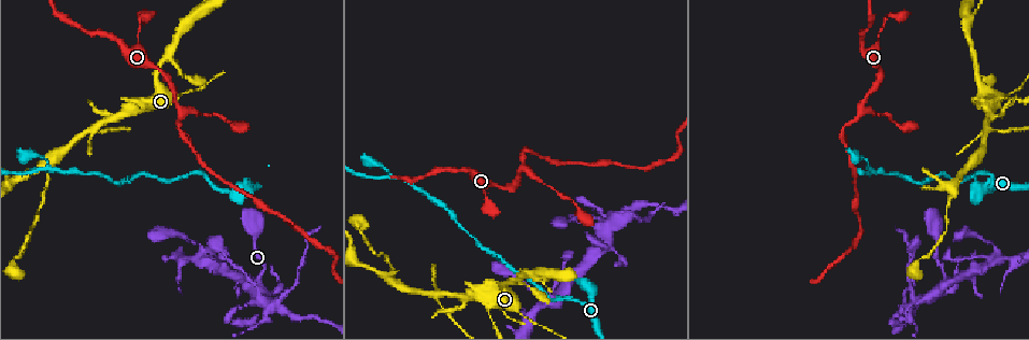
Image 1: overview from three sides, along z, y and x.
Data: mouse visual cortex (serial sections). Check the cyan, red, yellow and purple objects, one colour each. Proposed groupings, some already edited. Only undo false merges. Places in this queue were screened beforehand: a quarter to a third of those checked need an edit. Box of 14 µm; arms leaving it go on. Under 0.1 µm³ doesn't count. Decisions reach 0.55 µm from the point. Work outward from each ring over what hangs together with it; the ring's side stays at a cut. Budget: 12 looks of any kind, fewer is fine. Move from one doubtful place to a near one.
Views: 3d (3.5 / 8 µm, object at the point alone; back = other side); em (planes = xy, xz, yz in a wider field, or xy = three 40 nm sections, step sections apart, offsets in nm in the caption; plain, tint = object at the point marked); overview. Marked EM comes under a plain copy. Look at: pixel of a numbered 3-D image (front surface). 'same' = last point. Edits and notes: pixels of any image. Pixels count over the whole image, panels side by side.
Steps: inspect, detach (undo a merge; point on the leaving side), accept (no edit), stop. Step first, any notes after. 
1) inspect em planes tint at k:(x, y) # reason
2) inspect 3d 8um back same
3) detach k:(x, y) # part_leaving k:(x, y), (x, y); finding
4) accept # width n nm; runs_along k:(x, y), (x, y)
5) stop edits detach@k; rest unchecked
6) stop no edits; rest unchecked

inspect 3d 3.5um at 1:(93, 127) # three-way junction

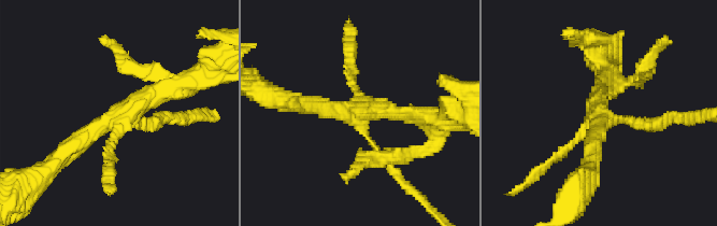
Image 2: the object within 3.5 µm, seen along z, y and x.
inspect em xy step 1 tint at 2:(600, 119) # need the tissue

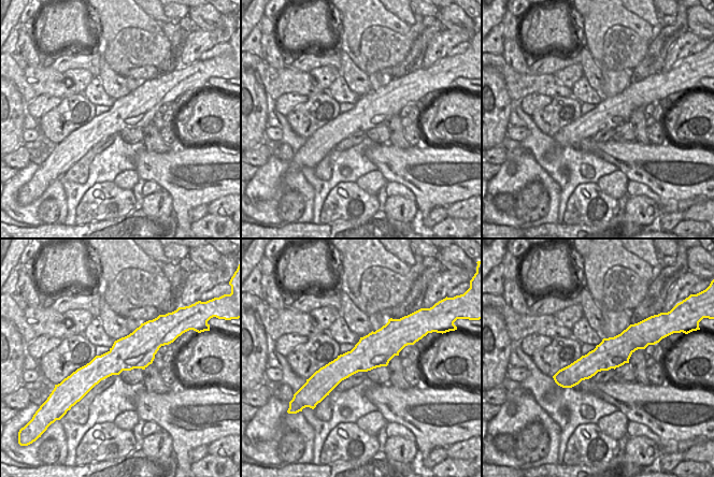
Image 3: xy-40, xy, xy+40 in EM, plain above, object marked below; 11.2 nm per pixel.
detach 2:(156, 118) # a second cell is stuck on

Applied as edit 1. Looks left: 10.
inspect 3d 3.5um at 1:(970, 165) # a fork

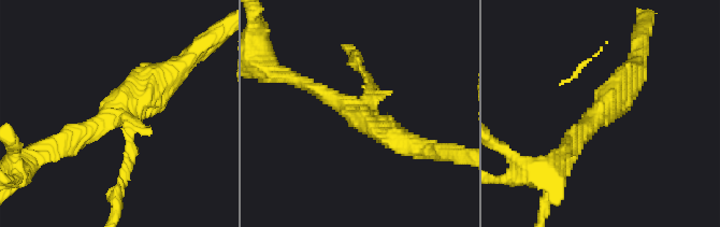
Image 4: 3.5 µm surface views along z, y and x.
inspect em xy step 1 tint at 4:(596, 117)

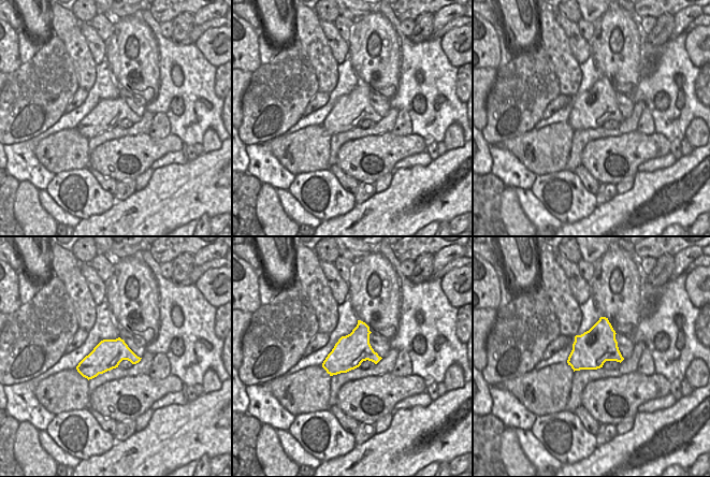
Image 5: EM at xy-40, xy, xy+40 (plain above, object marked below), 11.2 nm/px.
detach 4:(128, 167) # part_leaving 4:(128, 136), (115, 215); two cells meet here

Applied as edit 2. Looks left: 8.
inspect overview # see it whole again

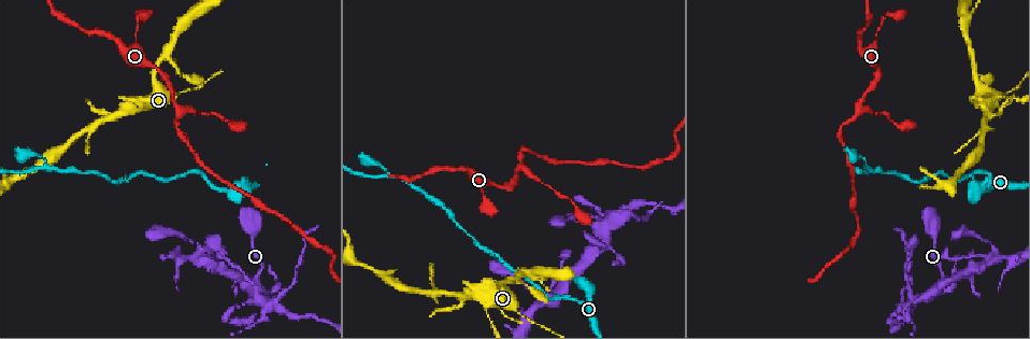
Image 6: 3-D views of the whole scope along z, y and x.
inspect 3d 3.5um at 6:(45, 165) # side arm on a straight run

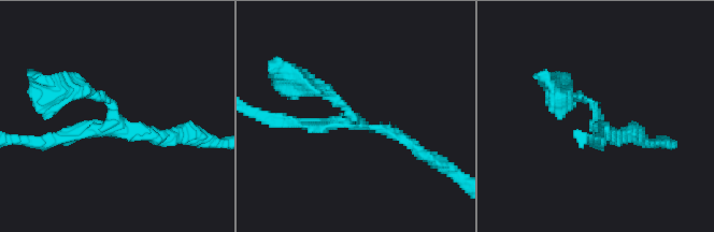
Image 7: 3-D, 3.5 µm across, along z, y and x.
inspect em xy step 2 tint at 7:(599, 126) # arms 3; arm_widths 150, 150, 200 nm

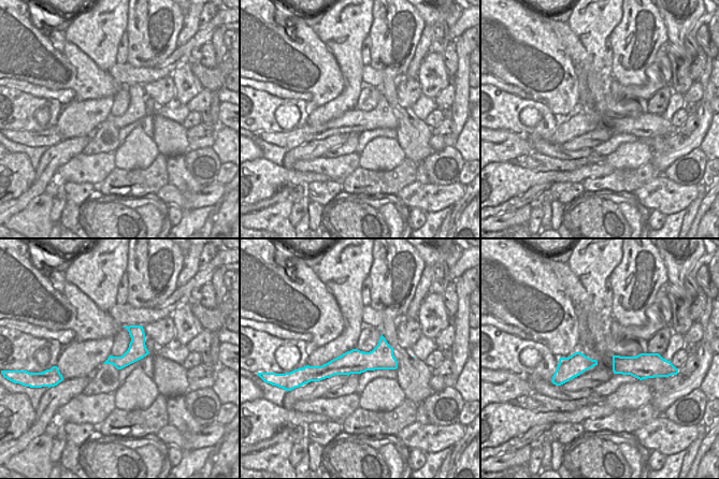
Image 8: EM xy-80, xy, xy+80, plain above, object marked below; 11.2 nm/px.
accept # runs_along 7:(418, 150), (385, 128), (358, 126), (315, 87); one cell here

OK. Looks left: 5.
inspect 3d 3.5um back at 6:(543, 183) # sudden change in width

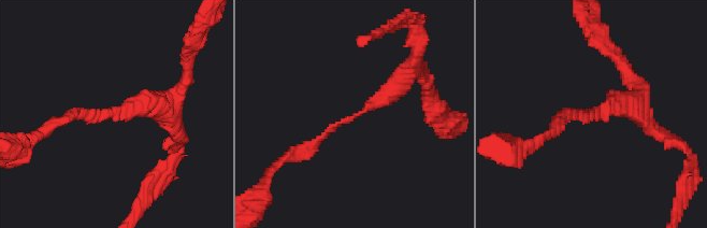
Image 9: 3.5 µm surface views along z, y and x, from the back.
inspect em xy step 1 tint at 9:(352, 116)

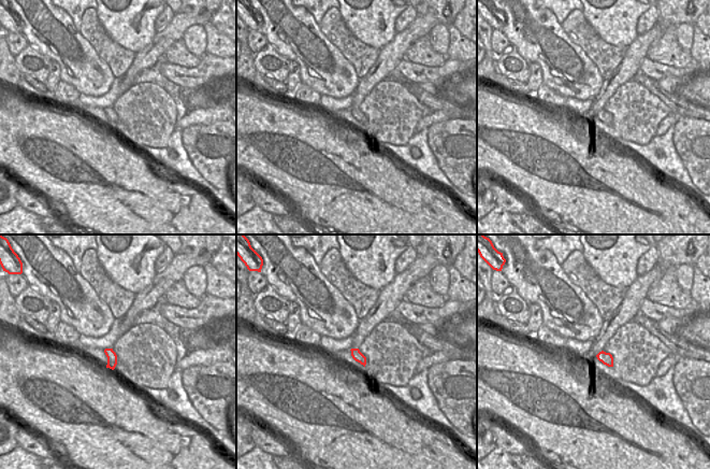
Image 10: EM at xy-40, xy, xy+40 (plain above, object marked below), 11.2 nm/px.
accept # arm_widths 150, 300 nm; runs_along 9:(412, 70), (378, 101), (292, 156); all the same cell

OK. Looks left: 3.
inspect 3d 3.5um at 6:(523, 150) # sharp bend

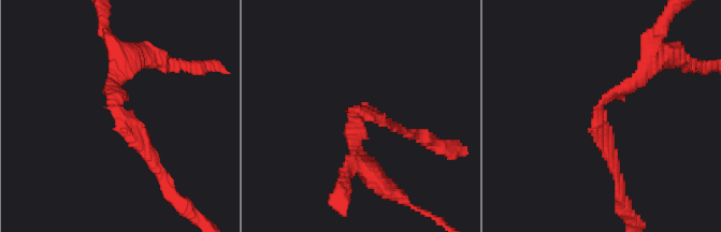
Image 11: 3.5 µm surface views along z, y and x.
inspect em planes tint at 11:(600, 110) # arm_widths 150, 200 nm

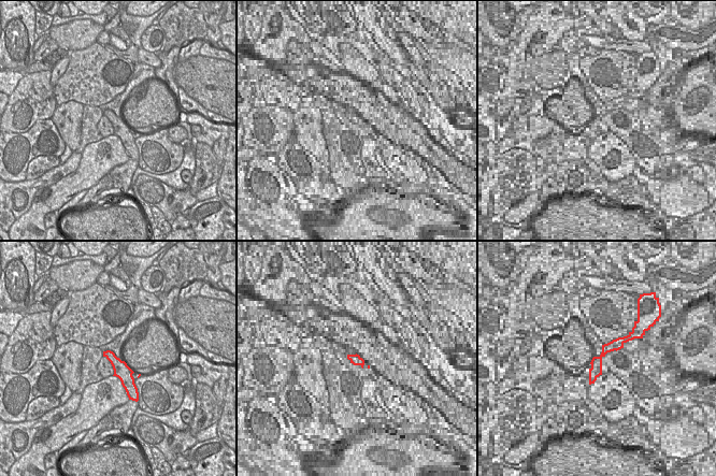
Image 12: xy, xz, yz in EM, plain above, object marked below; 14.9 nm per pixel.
accept # width 240 nm; runs_along 11:(119, 64), (116, 107), (156, 168); all the same cell

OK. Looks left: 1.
stop edits detach@2, detach@4; rest unchecked

